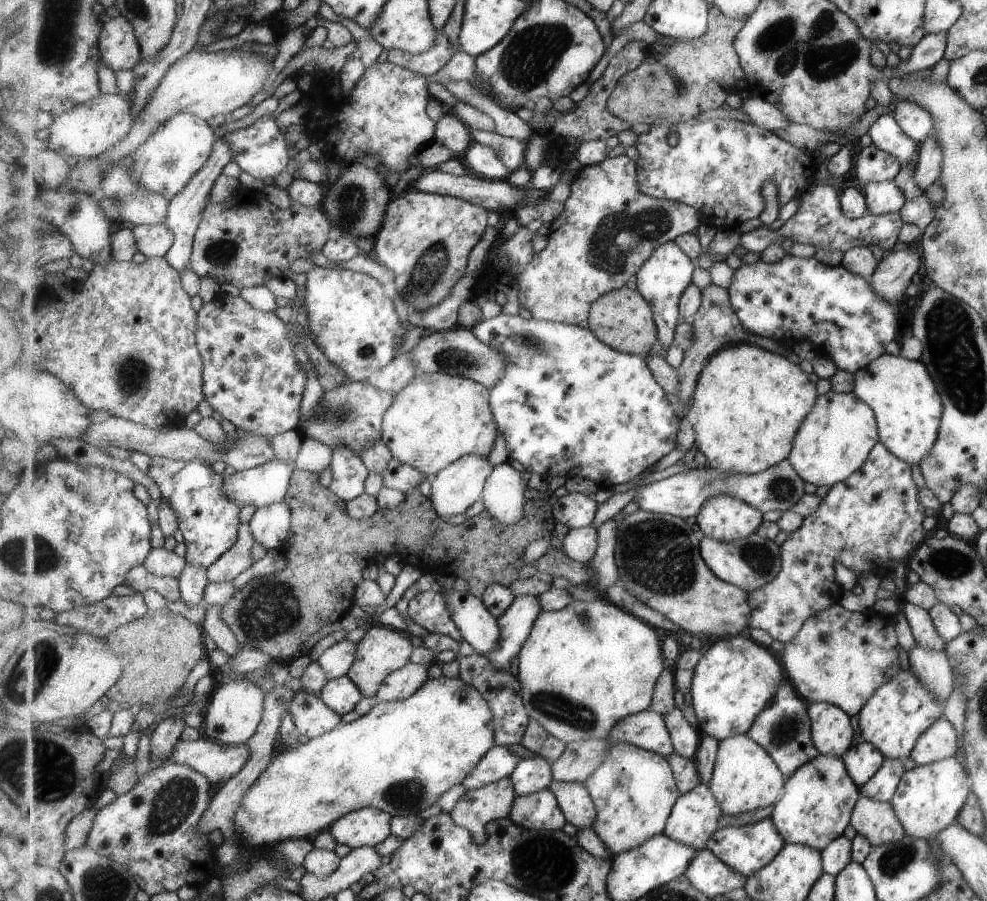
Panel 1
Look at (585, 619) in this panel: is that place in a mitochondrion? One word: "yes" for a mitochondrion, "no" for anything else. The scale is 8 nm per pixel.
yes

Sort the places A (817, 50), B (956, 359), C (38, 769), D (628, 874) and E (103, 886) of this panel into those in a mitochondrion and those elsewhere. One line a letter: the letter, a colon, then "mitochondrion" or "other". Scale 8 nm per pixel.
A: mitochondrion
B: mitochondrion
C: mitochondrion
D: other
E: mitochondrion

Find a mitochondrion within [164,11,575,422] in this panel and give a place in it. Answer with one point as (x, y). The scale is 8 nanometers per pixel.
(432, 264)

